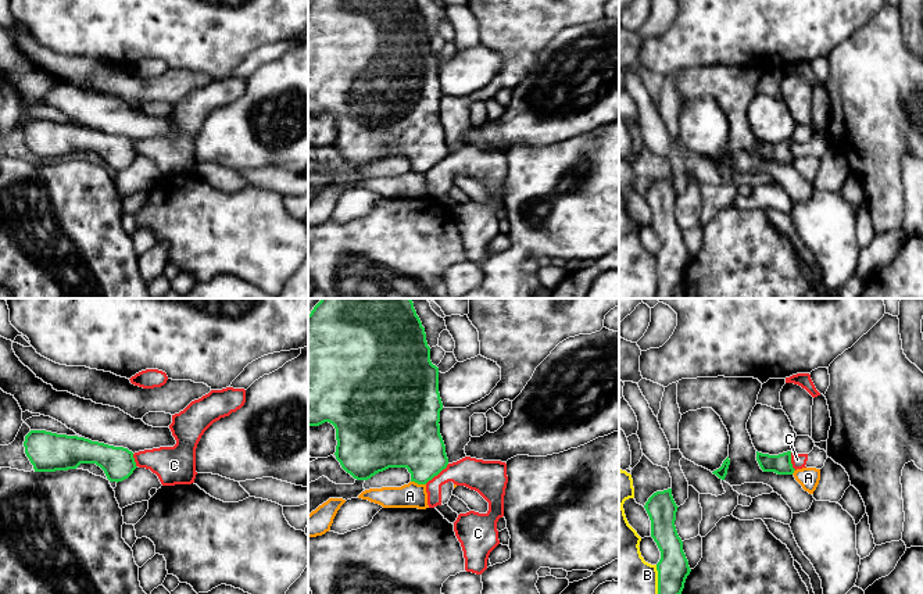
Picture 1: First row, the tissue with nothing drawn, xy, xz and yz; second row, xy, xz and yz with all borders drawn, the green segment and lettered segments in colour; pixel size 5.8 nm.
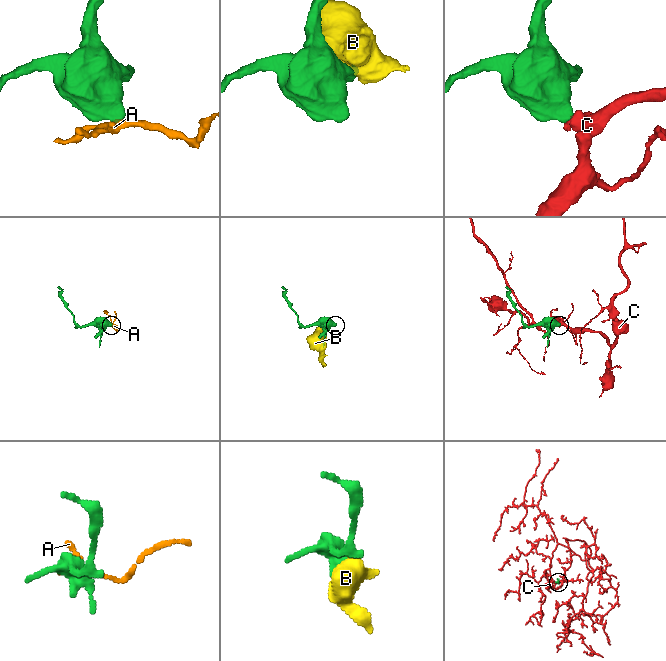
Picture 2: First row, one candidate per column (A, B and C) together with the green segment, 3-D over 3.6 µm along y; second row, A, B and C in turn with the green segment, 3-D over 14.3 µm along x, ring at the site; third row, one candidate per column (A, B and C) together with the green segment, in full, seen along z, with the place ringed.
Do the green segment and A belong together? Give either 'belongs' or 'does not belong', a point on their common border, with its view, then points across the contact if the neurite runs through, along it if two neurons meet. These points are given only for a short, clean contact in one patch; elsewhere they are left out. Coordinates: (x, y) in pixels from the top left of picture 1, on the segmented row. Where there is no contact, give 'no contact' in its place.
does not belong | xz (418, 483) | along xz (411, 480), (425, 485)

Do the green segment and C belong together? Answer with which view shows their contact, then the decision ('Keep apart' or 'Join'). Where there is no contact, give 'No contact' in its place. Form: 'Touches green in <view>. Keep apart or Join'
Touches green in xz. Keep apart

